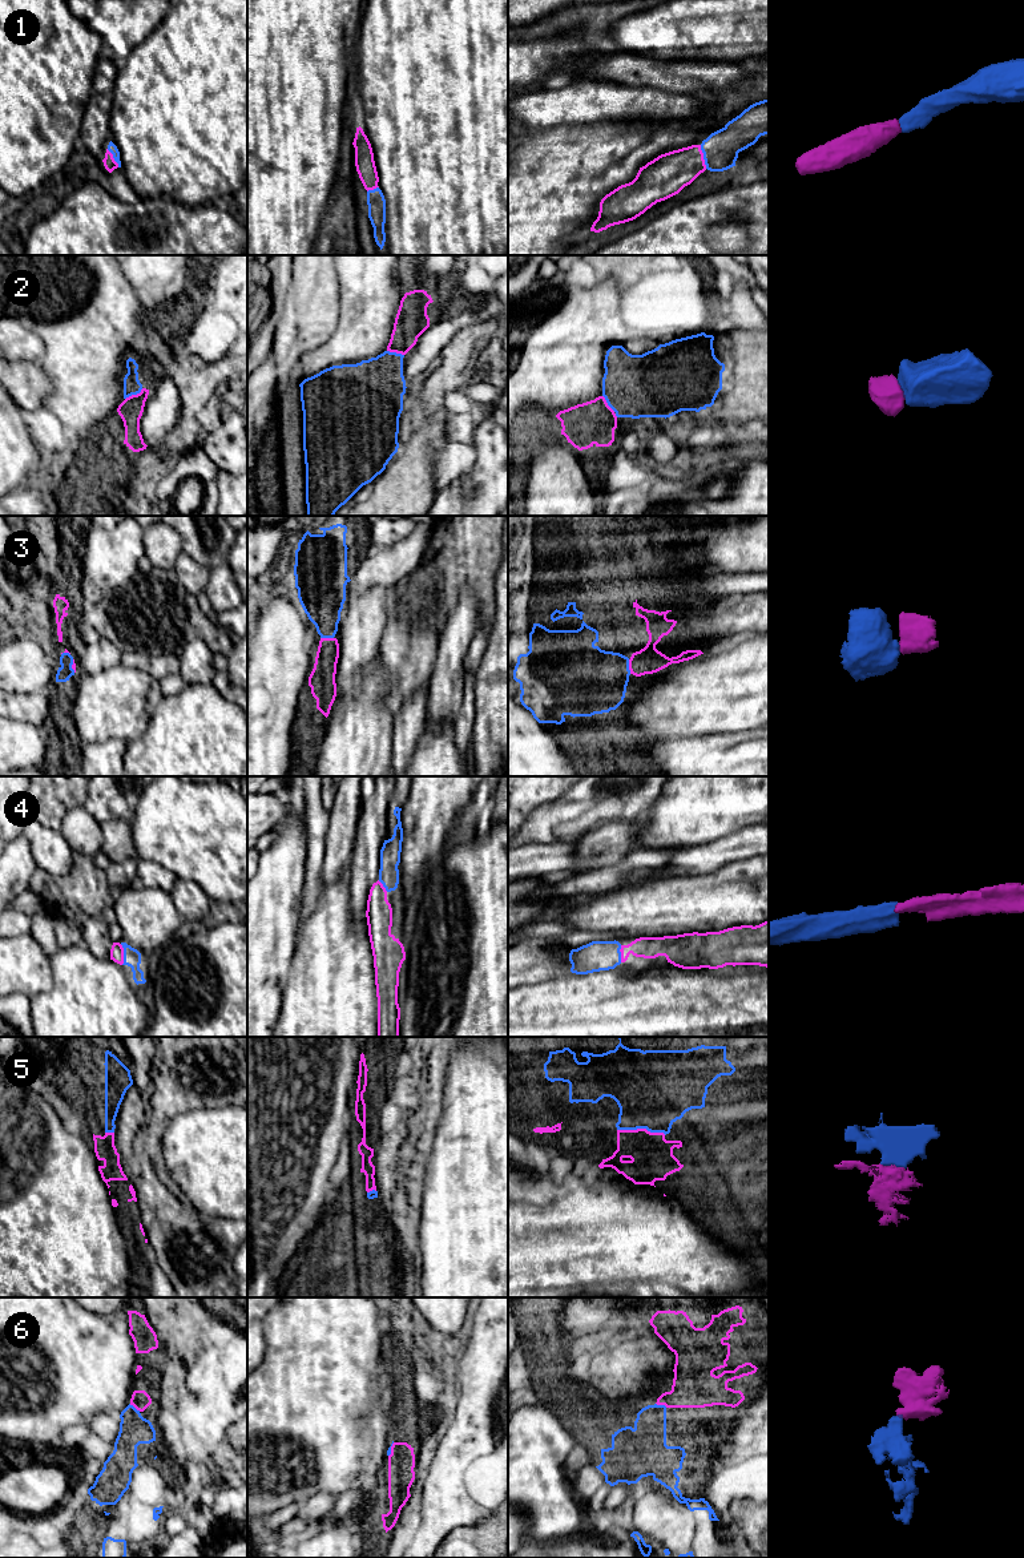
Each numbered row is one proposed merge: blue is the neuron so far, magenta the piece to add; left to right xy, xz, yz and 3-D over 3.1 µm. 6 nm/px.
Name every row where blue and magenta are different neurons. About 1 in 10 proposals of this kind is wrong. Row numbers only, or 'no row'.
no row

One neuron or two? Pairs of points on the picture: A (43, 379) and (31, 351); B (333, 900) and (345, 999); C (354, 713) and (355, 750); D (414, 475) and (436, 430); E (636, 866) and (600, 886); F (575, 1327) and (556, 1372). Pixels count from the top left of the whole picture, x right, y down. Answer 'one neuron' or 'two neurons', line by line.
A: two neurons
B: one neuron
C: one neuron
D: one neuron
E: one neuron
F: two neurons

